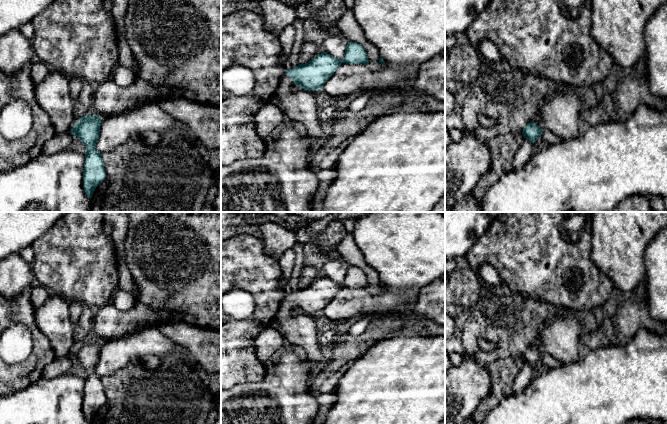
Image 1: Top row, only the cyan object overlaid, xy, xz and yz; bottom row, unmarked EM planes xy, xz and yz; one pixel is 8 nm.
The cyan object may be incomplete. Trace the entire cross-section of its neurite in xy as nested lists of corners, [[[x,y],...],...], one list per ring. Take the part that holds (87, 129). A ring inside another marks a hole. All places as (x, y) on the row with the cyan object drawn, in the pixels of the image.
[[[50,69],[46,77],[35,86],[36,100],[48,114],[56,134],[71,131],[86,147],[83,188],[91,199],[96,187],[105,179],[102,154],[96,149],[100,135],[101,117],[79,117],[78,106],[70,96],[69,77]]]

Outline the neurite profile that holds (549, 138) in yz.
[[[546,129],[542,130],[541,138],[542,141],[545,142],[548,146],[563,142],[563,140],[560,137],[554,135],[552,132]]]

